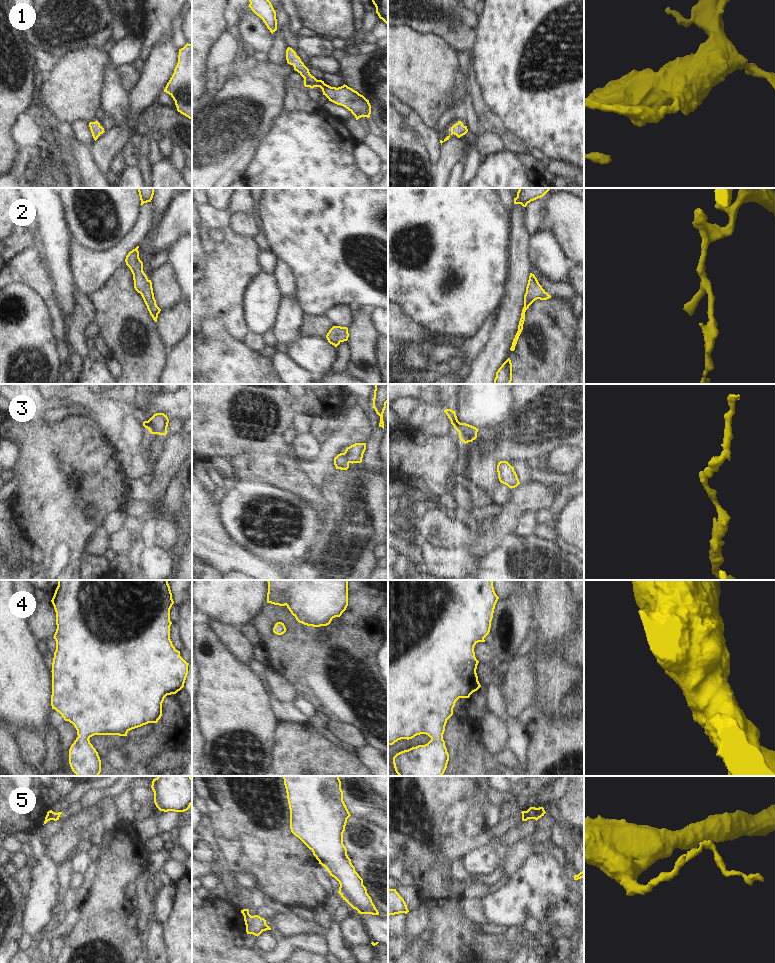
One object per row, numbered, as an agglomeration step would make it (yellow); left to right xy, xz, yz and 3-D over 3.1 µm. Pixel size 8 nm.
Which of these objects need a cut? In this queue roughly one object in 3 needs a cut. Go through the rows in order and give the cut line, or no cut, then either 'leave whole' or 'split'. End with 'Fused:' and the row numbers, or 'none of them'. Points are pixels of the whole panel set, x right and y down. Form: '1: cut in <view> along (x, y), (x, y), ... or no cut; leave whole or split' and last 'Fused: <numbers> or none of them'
1: no cut; leave whole
2: no cut; leave whole
3: cut in xz along (344, 452), (349, 462); split
4: no cut; leave whole
5: cut in xy along (49, 811), (52, 819); split
Fused: 3, 5

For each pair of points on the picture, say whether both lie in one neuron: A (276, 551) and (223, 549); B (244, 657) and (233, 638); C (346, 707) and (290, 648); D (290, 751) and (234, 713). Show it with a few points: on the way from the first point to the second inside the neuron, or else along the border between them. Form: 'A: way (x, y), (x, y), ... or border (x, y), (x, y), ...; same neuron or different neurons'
A: border (232, 536), (242, 545), (271, 563); different neurons
B: way (244, 652), (237, 643); same neuron
C: way (334, 692), (305, 663); same neuron
D: border (280, 722), (276, 729), (273, 758), (270, 764); different neurons

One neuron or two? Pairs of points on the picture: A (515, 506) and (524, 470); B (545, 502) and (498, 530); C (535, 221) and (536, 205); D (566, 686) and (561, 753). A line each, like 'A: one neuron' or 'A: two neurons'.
A: two neurons
B: one neuron
C: one neuron
D: two neurons

